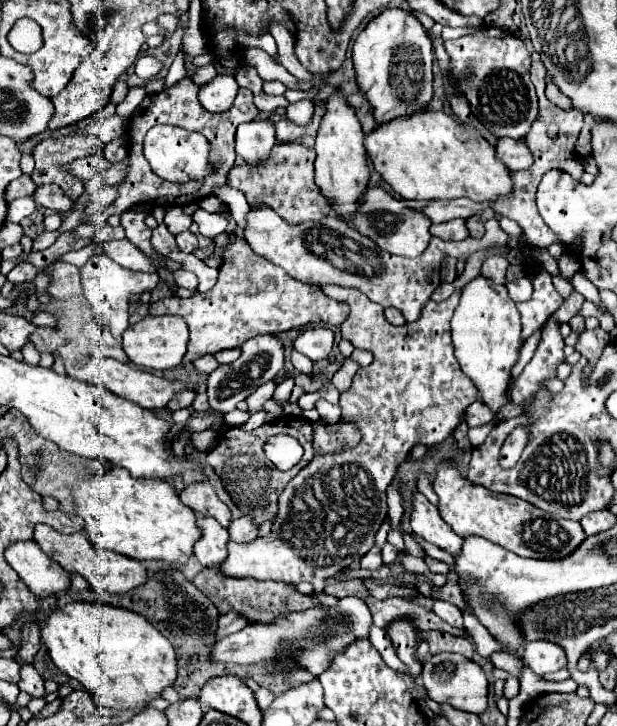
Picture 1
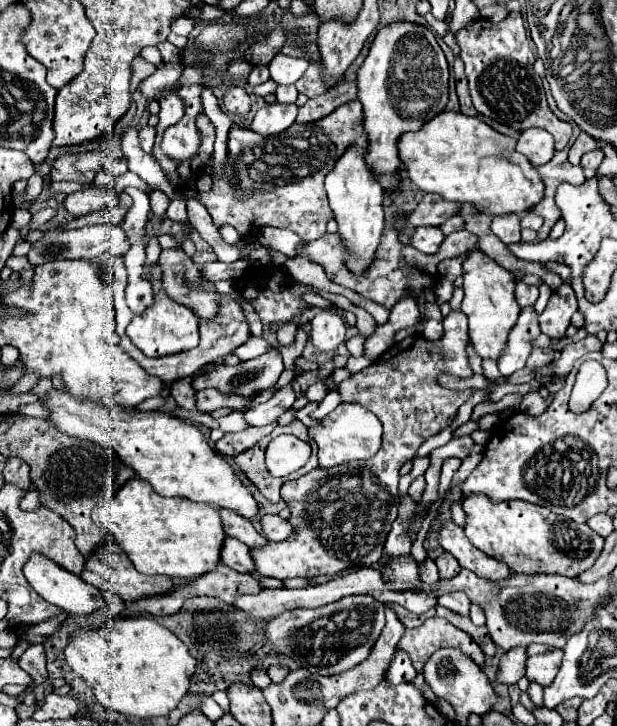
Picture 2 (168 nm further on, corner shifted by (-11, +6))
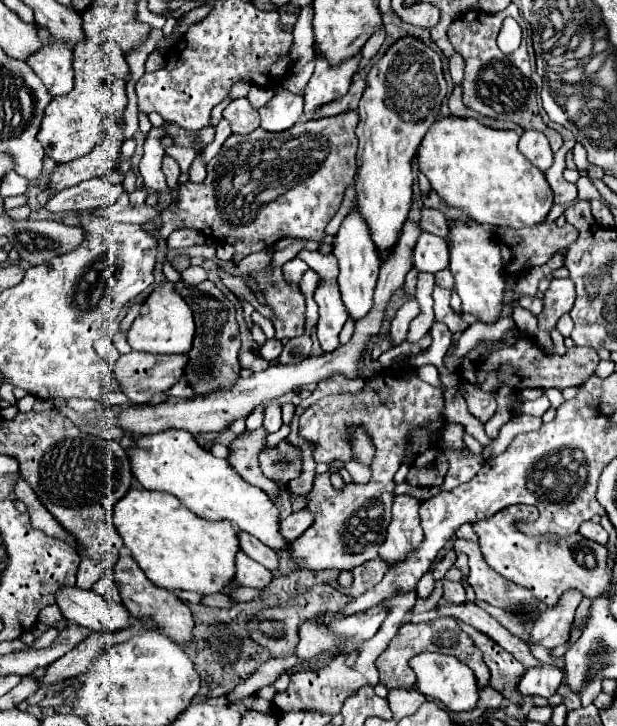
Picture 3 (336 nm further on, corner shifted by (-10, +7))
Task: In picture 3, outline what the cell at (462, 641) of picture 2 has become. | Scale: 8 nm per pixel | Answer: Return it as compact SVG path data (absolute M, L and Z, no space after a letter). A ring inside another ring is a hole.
M436 618L432 622L420 622L420 624L408 622L398 630L394 640L376 660L376 668L380 672L380 684L384 684L386 688L412 688L414 676L408 666L408 660L420 652L440 652L440 654L456 656L458 660L462 660L466 666L472 668L478 688L484 688L490 682L490 670L486 668L482 660L482 652L474 646L472 638L460 628L460 624L454 618Z

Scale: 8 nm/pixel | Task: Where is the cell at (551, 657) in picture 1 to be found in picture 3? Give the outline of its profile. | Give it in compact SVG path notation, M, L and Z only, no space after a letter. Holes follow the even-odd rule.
M542 664L540 668L526 670L518 688L524 696L550 698L550 696L556 694L556 690L560 686L560 680L562 680L562 670L558 670L550 664Z

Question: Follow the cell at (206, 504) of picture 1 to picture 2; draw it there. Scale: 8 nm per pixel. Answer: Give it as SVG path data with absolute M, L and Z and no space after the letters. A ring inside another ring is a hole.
M219 509L221 521L223 521L223 529L227 535L237 537L239 541L243 541L249 547L259 547L265 545L265 537L251 525L251 521L247 521L245 517L239 517L239 513L231 513L229 509Z

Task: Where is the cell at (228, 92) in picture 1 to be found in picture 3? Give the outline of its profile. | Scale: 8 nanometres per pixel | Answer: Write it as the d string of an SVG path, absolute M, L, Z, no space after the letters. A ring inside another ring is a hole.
M246 98L232 100L224 108L224 118L230 122L232 134L250 134L260 126L260 116Z

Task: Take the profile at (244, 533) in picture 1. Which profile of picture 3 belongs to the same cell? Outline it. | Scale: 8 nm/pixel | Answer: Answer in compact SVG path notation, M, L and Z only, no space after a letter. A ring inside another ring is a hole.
M300 510L290 514L286 520L282 520L282 536L286 536L288 542L294 542L298 536L302 536L306 532L306 528L310 528L310 524L314 522L314 514L310 510Z

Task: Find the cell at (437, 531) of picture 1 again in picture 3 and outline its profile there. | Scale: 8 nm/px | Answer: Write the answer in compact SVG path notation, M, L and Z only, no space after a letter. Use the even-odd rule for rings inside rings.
M454 538L454 550L460 550L460 552L466 552L468 558L470 558L470 576L468 576L468 584L474 588L476 592L476 598L478 600L484 600L492 606L498 606L506 612L512 612L516 616L522 616L524 622L528 626L534 626L534 622L538 620L540 612L542 612L542 604L536 596L532 596L532 592L528 588L522 588L522 586L516 586L514 582L502 578L498 572L494 572L494 568L490 568L482 556L482 550L474 544L474 542L468 542L468 540L458 540Z

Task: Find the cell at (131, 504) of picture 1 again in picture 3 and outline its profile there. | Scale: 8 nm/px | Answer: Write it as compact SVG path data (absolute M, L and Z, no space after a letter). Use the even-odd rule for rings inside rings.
M132 488L114 508L114 524L132 552L142 572L160 588L190 590L202 596L222 592L232 580L238 586L266 588L272 582L272 572L250 560L240 550L238 528L230 522L210 522L194 516L176 496L166 492ZM238 554L238 558L236 558ZM236 560L236 578L234 578Z

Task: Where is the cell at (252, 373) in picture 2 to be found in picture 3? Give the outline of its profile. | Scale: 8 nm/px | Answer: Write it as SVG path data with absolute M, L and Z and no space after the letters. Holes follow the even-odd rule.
M180 380L180 382L178 382L178 384L174 384L170 390L166 390L166 396L190 398L190 396L194 396L194 392L192 392L192 388L188 386L188 382L186 382L186 380Z

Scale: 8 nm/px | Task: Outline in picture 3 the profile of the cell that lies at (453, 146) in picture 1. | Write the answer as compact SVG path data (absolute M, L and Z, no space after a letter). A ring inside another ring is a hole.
M440 118L424 136L416 158L440 198L488 226L536 226L546 220L554 196L544 174L516 148L514 130L494 130L474 118Z

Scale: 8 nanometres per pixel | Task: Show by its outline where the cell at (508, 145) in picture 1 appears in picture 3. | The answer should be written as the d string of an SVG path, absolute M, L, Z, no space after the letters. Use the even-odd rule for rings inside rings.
M526 130L526 132L520 136L518 150L520 150L536 168L540 168L542 172L546 172L546 170L550 168L550 164L552 164L552 150L550 150L548 138L542 136L542 132Z

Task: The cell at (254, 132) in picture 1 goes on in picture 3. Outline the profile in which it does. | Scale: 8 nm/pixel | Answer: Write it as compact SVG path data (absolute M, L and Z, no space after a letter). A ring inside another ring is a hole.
M288 90L274 92L272 100L258 108L258 114L262 118L262 128L268 132L284 132L292 128L302 118L302 96L296 96Z

